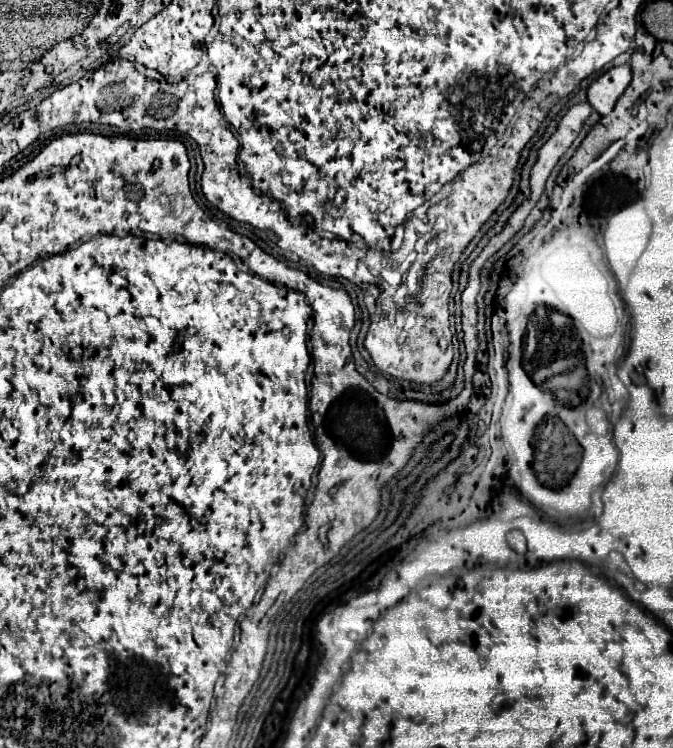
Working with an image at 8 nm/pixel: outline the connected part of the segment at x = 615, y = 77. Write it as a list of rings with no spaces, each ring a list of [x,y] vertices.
[[[628,64],[616,66],[616,68],[604,72],[588,88],[588,102],[590,102],[590,106],[600,116],[610,114],[612,108],[614,108],[614,104],[616,104],[616,100],[628,88],[630,80],[632,80],[632,72],[630,72]]]

